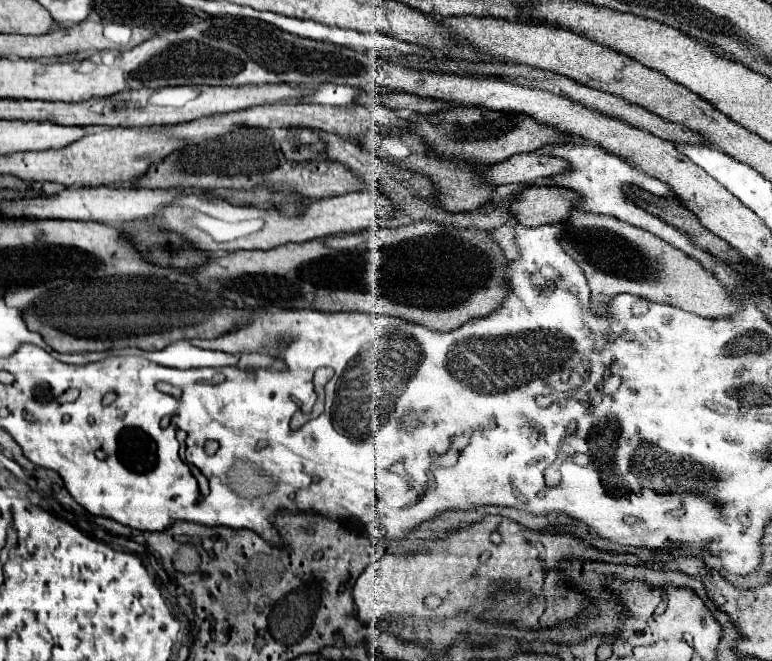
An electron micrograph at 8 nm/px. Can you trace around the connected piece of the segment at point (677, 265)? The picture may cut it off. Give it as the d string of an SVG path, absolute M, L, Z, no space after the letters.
M572 208L570 218L558 222L558 226L562 230L560 246L586 274L592 296L604 296L604 300L608 300L616 294L628 292L646 300L678 306L706 318L730 316L740 308L740 302L734 300L696 260L642 228L620 222L612 216L592 214L578 208Z

